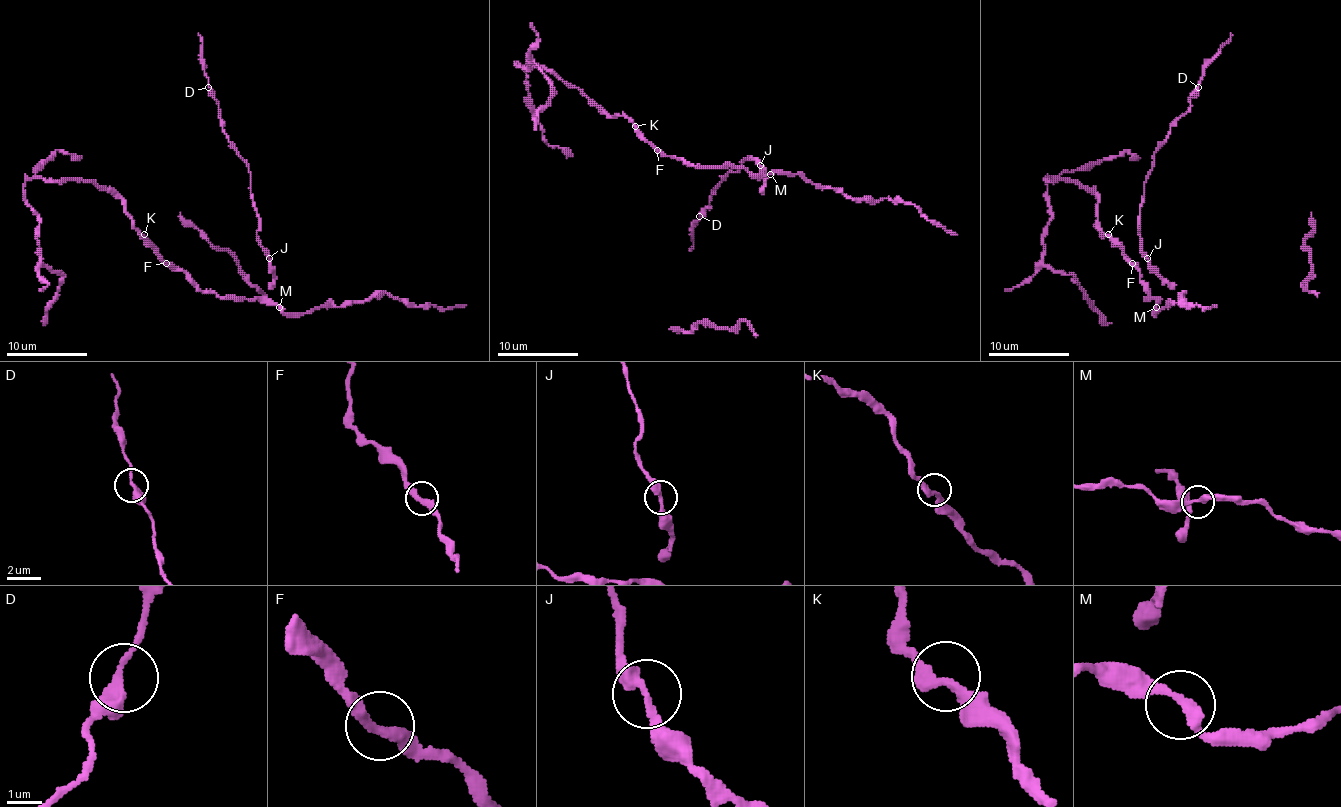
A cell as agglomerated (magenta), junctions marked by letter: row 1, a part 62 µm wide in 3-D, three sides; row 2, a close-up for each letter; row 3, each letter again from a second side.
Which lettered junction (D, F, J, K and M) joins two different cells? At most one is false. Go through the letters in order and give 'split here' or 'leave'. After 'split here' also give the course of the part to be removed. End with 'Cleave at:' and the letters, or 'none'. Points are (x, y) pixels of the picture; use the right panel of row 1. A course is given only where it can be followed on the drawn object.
D: leave
F: leave
J: split here; course (1148, 259), (1174, 289)
K: leave
M: leave
Cleave at: J

